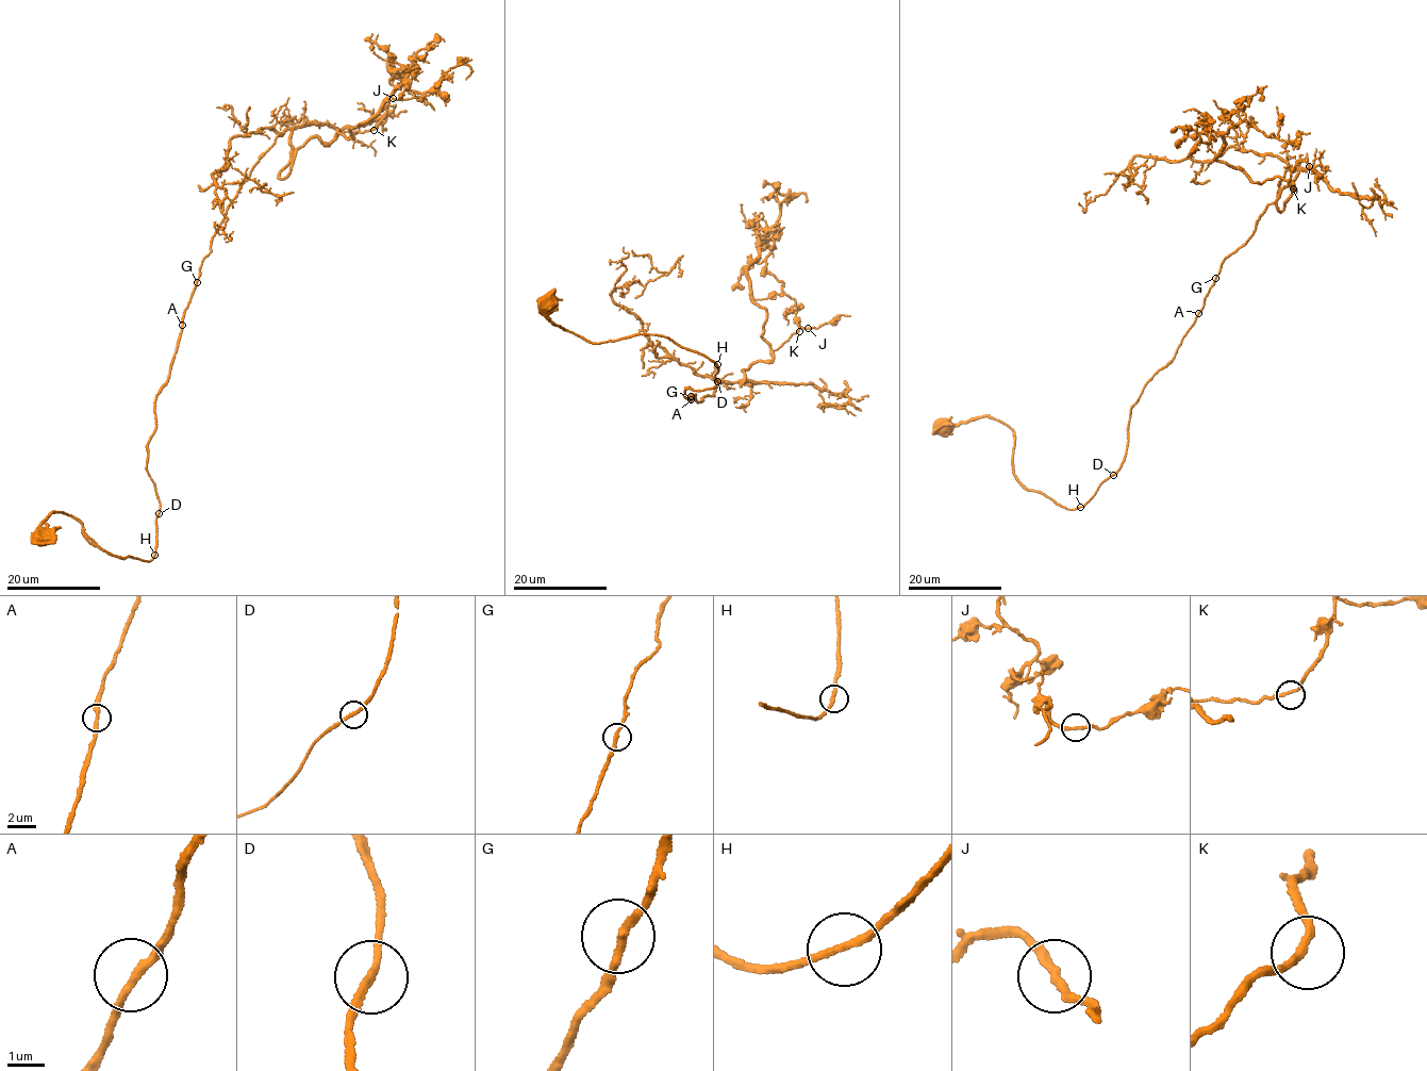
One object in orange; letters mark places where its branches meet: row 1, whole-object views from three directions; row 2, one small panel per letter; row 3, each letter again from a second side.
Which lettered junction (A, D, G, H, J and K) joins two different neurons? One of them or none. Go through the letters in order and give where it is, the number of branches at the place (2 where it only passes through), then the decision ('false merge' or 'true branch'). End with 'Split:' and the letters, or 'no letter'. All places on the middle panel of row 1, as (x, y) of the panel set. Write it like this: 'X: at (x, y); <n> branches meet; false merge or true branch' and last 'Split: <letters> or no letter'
A: at (691, 399); 2 branches meet; true branch
D: at (717, 381); 2 branches meet; true branch
G: at (691, 396); 2 branches meet; true branch
H: at (717, 364); 2 branches meet; true branch
J: at (808, 328); 2 branches meet; true branch
K: at (799, 331); 2 branches meet; true branch
Split: no letter

